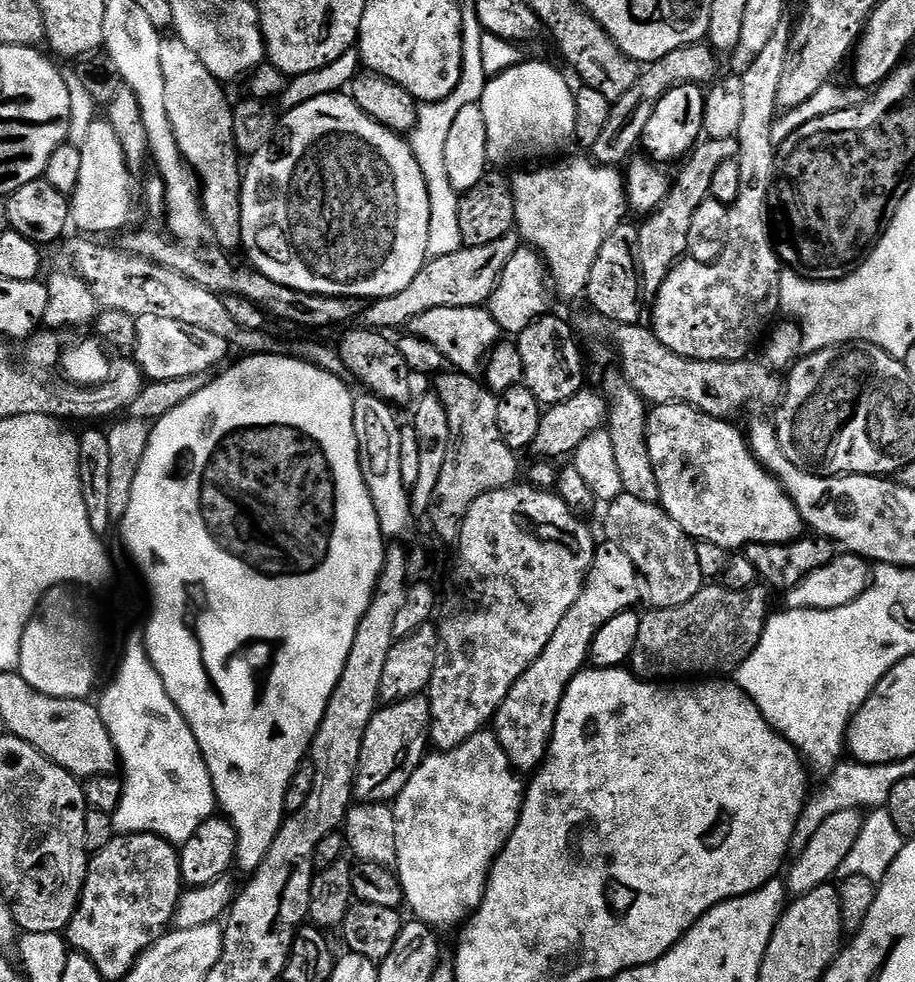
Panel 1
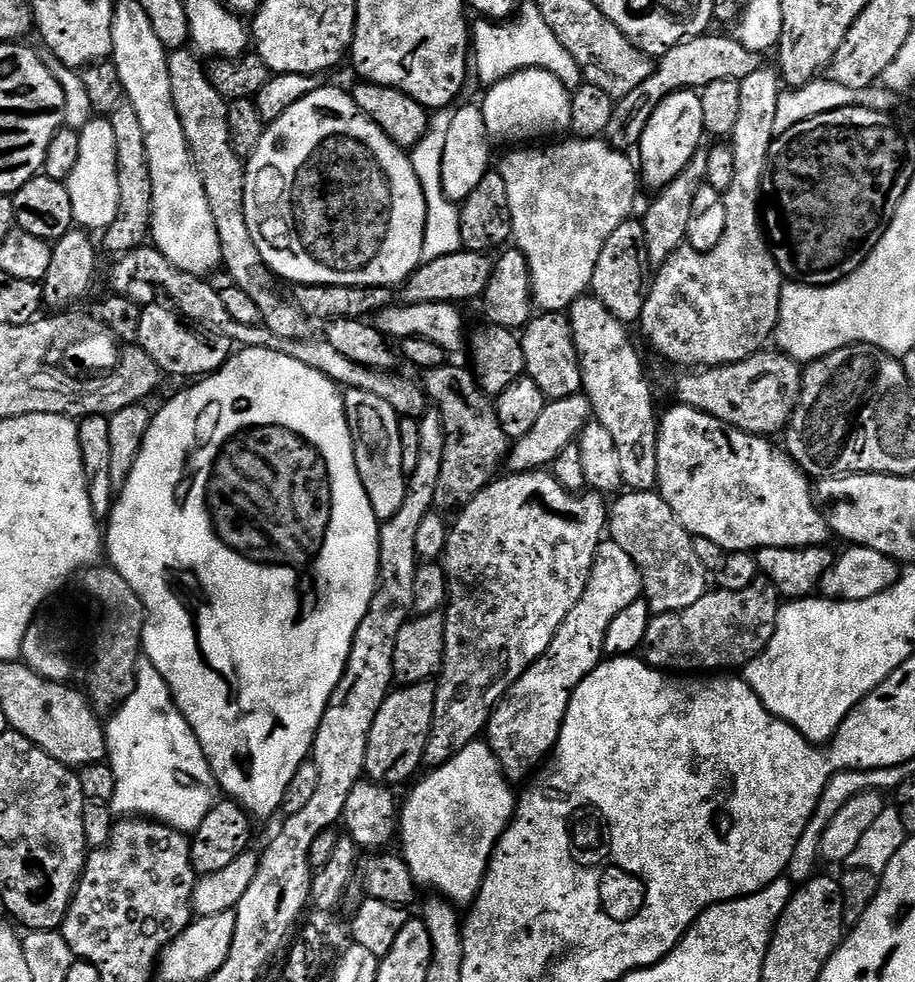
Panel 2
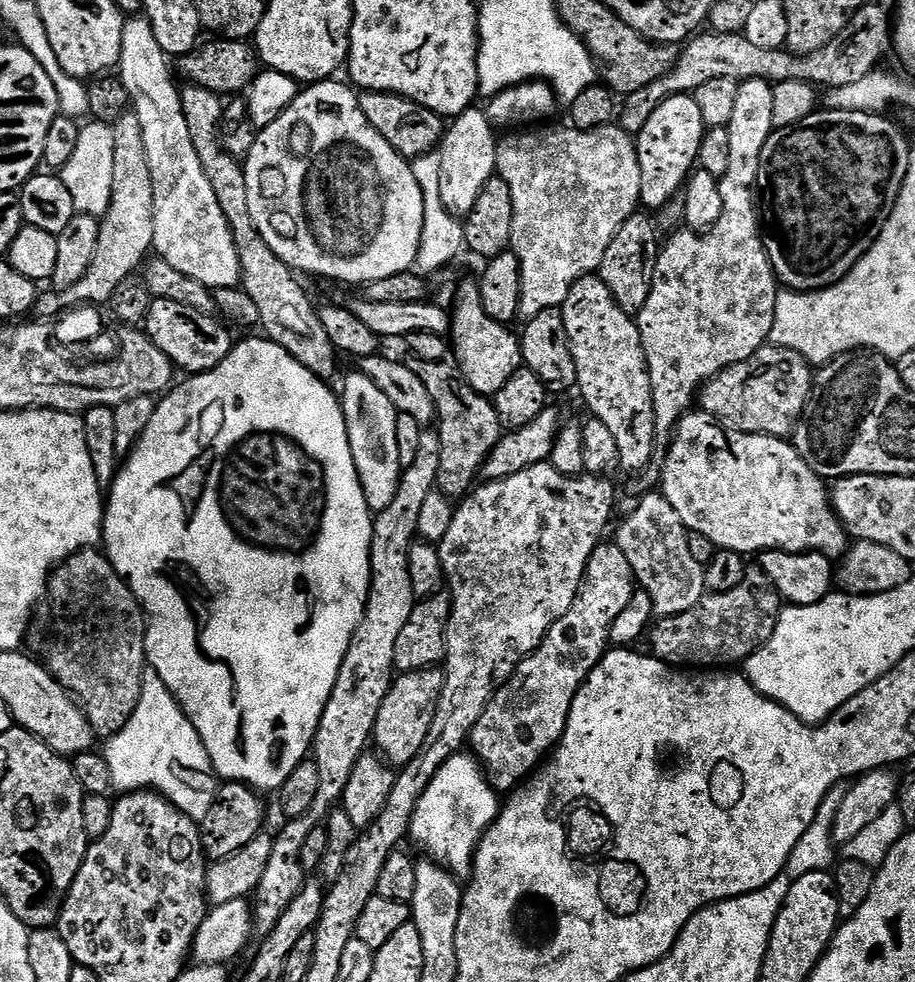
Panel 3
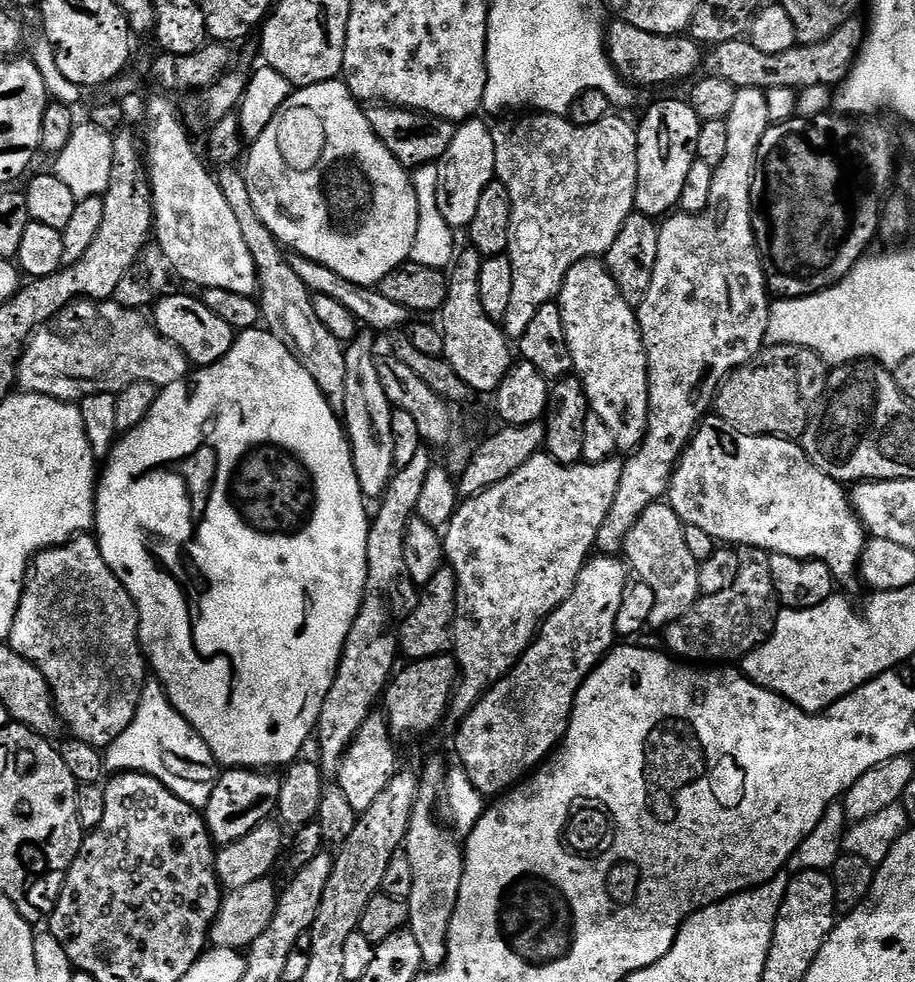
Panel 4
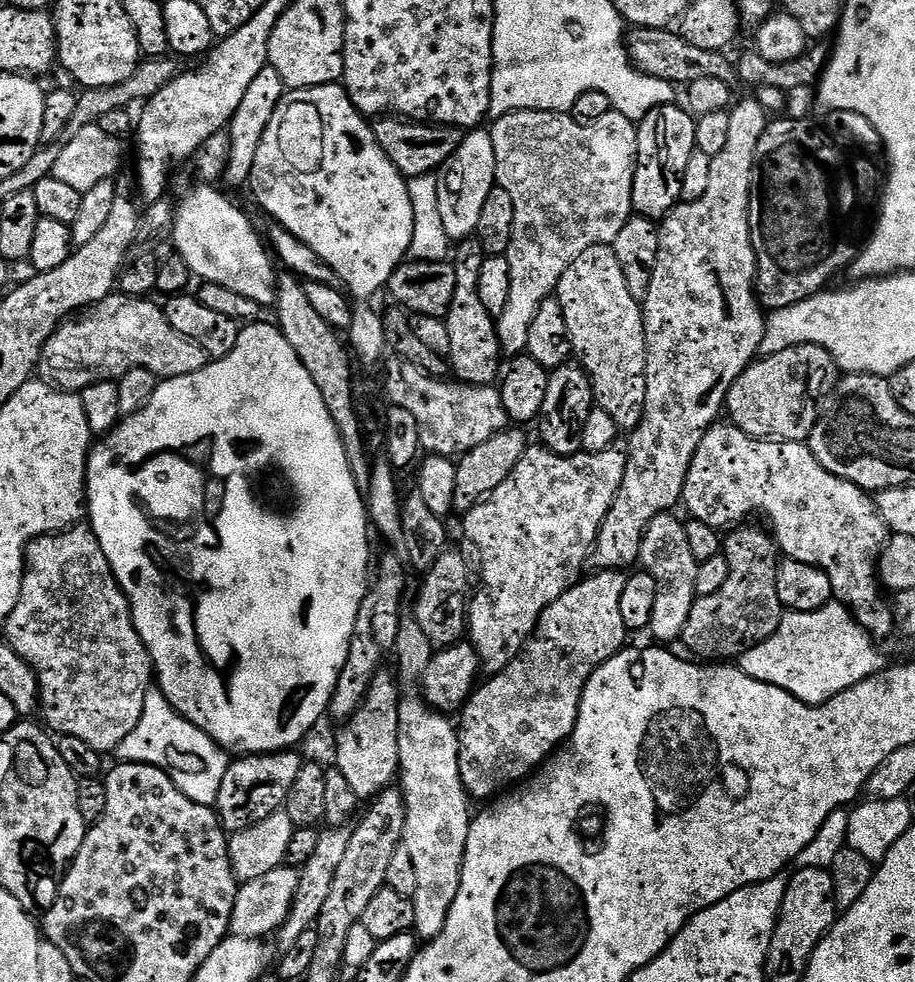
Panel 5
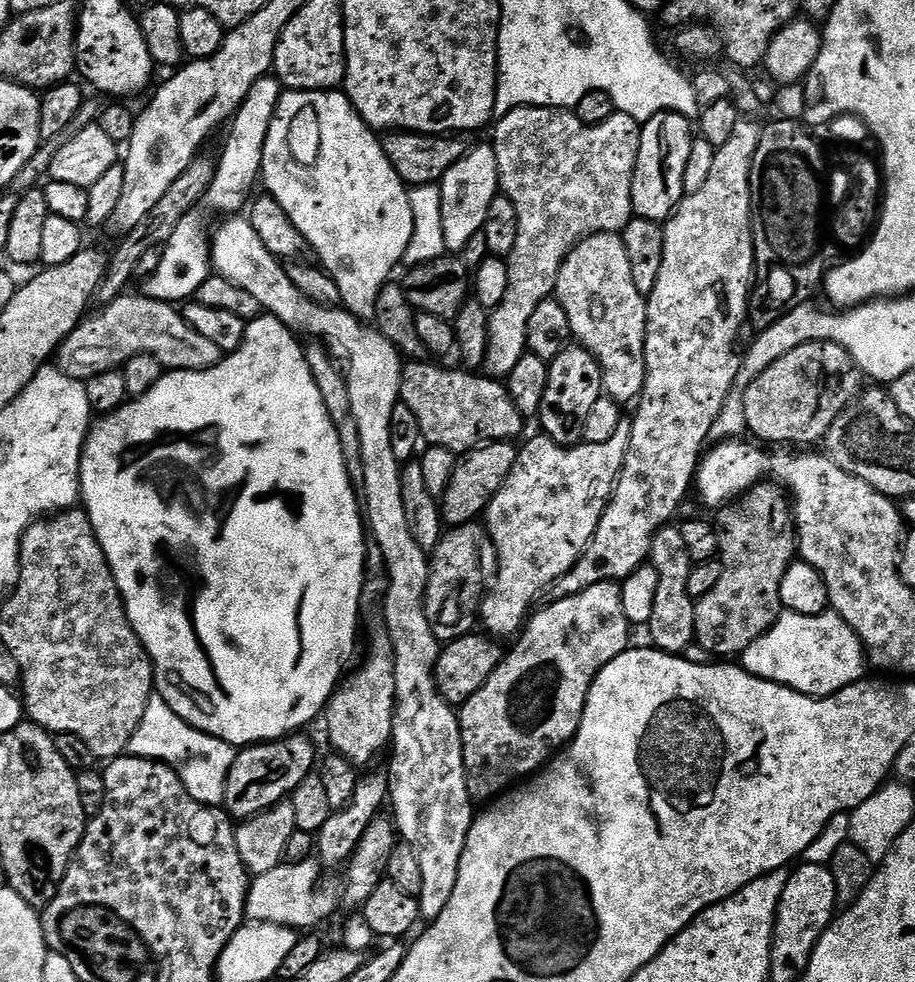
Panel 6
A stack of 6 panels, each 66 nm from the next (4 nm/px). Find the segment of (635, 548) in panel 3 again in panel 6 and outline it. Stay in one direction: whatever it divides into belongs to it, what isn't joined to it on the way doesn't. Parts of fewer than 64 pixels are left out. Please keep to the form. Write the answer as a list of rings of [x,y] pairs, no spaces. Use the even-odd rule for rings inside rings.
[[[662,526],[652,538],[650,563],[658,570],[658,595],[654,598],[654,614],[650,614],[647,631],[652,631],[651,643],[661,652],[683,653],[683,648],[693,647],[696,638],[696,606],[688,592],[688,579],[694,561],[686,550],[679,527]]]

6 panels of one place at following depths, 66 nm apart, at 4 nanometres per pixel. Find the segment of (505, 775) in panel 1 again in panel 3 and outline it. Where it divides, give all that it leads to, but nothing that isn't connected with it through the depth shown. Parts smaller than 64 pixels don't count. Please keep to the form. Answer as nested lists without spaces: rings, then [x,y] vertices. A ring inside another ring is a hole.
[[[463,751],[449,760],[434,774],[426,794],[414,810],[411,839],[425,844],[432,851],[431,859],[441,868],[448,869],[457,878],[468,878],[472,875],[472,861],[480,847],[480,839],[488,832],[488,827],[500,815],[501,797],[498,795],[488,777],[484,775],[479,760]]]

